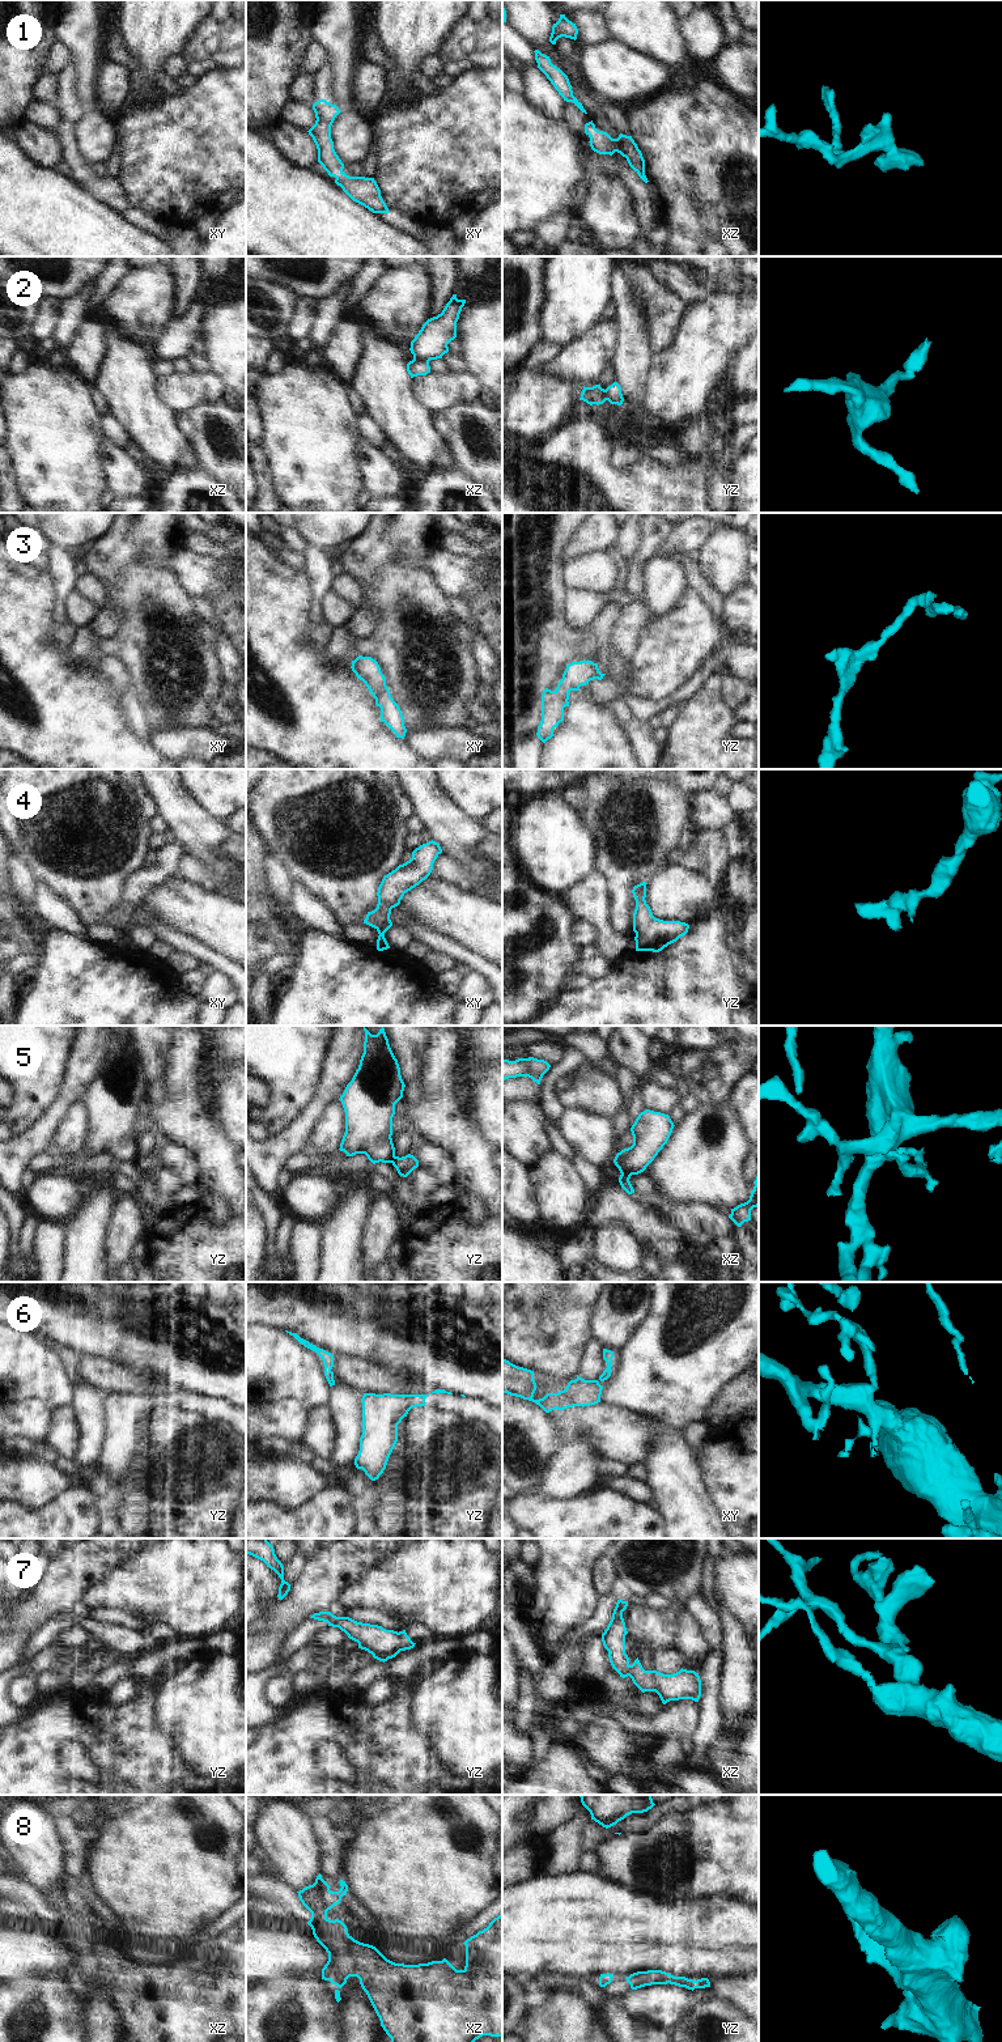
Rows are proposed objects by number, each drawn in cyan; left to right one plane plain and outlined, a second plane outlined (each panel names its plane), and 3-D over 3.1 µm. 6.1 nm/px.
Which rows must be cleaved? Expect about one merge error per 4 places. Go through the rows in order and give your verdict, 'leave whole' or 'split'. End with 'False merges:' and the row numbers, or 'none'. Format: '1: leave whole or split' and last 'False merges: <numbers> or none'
1: leave whole
2: split
3: leave whole
4: leave whole
5: split
6: leave whole
7: leave whole
8: leave whole
False merges: 2, 5

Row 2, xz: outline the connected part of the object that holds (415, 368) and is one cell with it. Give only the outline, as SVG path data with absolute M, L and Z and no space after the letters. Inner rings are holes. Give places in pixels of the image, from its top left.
M412 360L407 364L407 372L411 378L417 375L426 375L430 373L429 362L421 360Z

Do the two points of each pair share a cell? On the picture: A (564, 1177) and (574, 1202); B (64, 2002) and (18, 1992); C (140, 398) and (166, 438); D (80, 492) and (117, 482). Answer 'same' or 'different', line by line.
A: same
B: same
C: same
D: different

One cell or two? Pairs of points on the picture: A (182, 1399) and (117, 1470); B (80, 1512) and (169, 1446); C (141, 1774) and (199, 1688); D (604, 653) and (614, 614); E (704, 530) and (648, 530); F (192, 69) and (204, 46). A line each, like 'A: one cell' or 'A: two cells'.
A: one cell
B: two cells
C: two cells
D: one cell
E: two cells
F: two cells

